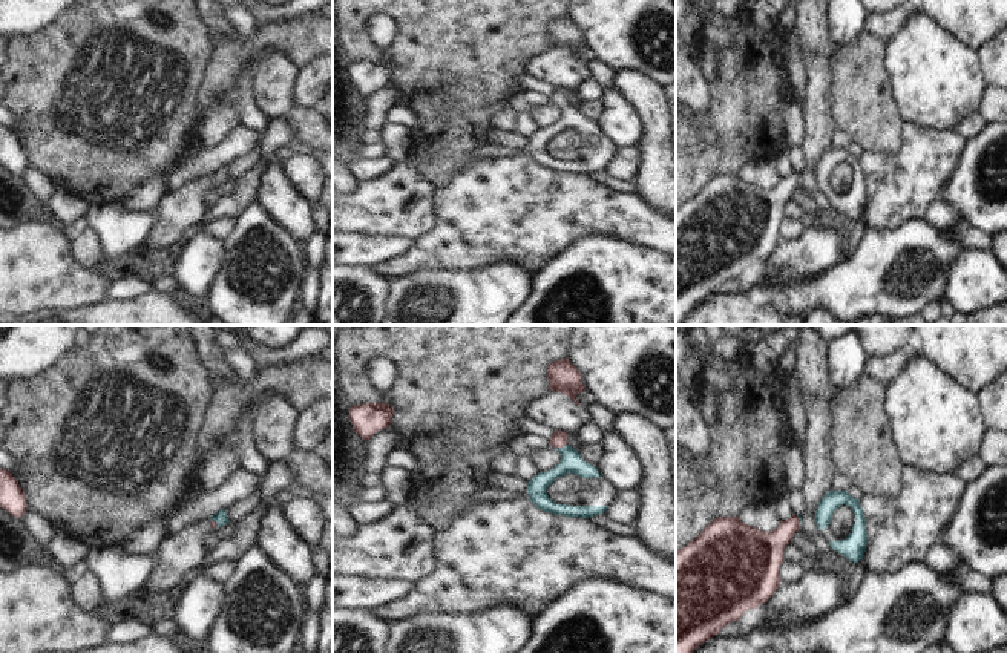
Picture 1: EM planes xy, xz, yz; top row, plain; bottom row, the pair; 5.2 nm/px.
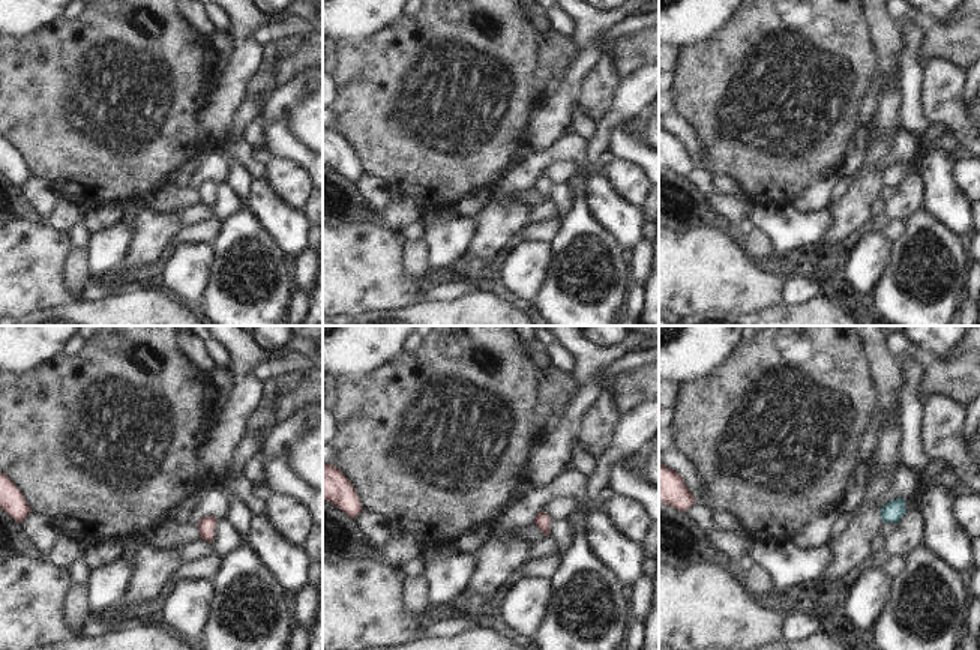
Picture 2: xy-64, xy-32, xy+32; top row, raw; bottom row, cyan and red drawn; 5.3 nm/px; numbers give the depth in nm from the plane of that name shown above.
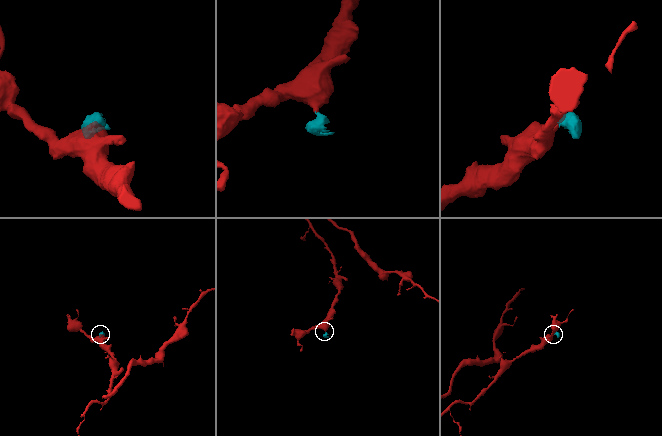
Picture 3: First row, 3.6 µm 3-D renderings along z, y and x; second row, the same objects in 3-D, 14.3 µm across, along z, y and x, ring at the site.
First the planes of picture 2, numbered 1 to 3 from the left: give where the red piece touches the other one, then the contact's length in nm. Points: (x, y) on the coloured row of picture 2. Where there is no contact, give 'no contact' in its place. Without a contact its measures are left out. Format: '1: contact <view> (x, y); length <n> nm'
1: no contact
2: no contact
3: no contact

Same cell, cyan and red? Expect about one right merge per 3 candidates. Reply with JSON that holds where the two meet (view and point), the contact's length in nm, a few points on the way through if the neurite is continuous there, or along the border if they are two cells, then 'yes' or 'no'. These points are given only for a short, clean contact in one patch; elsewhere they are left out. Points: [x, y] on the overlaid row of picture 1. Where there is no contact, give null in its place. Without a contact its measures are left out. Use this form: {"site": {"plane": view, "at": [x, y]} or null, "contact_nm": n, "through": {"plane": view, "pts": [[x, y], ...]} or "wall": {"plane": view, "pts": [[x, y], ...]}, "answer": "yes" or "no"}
{"site": {"plane": "xz", "at": [563, 446]}, "contact_nm": 70, "through": {"plane": "xz", "pts": [[572, 462], [563, 446], [558, 439]]}, "answer": "yes"}

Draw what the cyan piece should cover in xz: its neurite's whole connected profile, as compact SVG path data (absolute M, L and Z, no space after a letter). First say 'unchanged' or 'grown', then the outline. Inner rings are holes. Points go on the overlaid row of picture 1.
grown; M555 429L550 445L561 454L561 461L527 483L529 500L555 515L589 518L604 514L618 491L567 445L567 432Z

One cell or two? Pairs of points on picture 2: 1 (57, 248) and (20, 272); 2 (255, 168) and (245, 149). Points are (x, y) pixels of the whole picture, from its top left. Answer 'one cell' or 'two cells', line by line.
1: one cell
2: one cell

